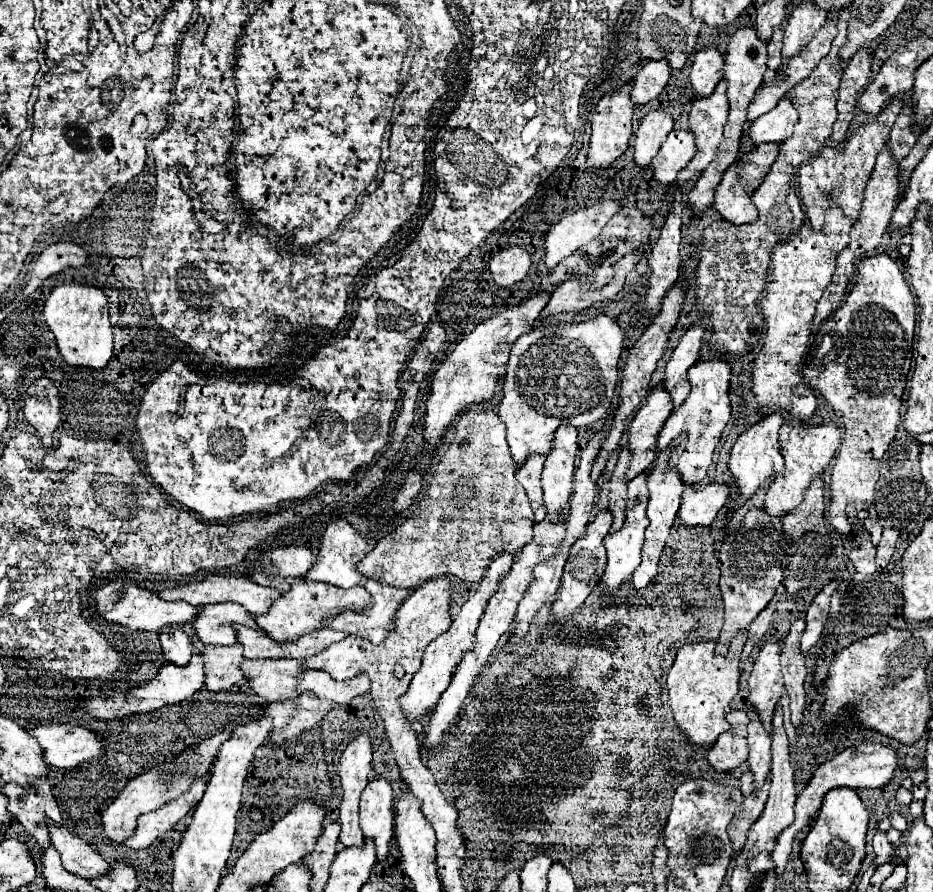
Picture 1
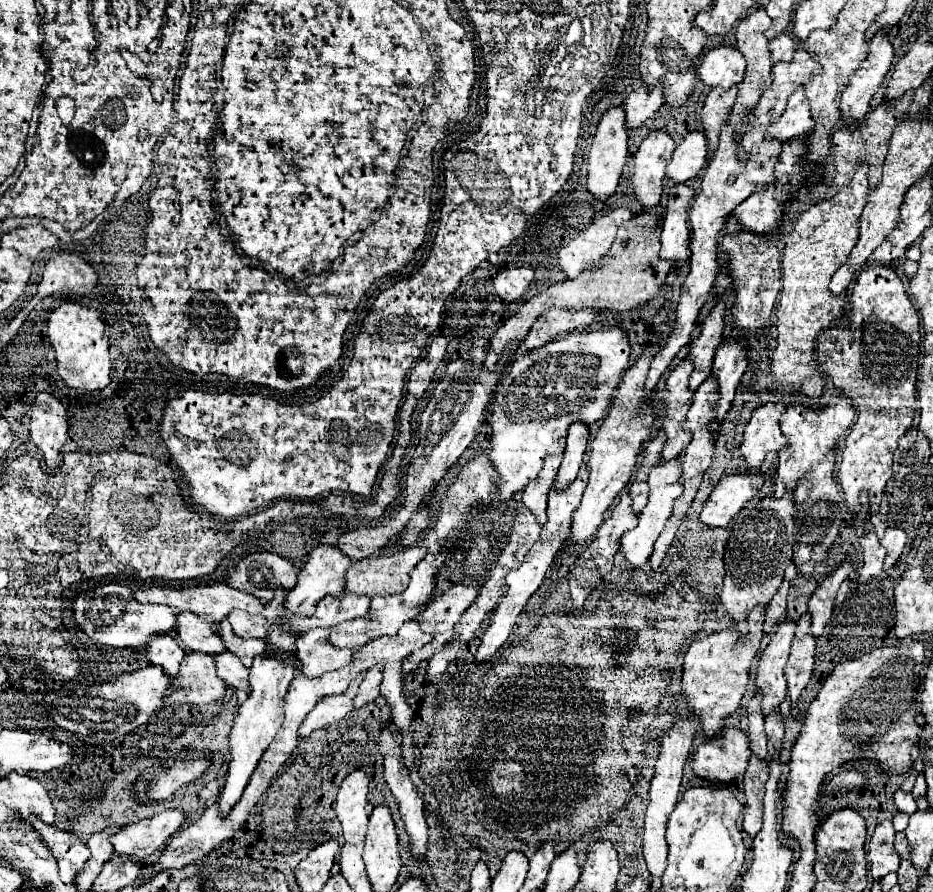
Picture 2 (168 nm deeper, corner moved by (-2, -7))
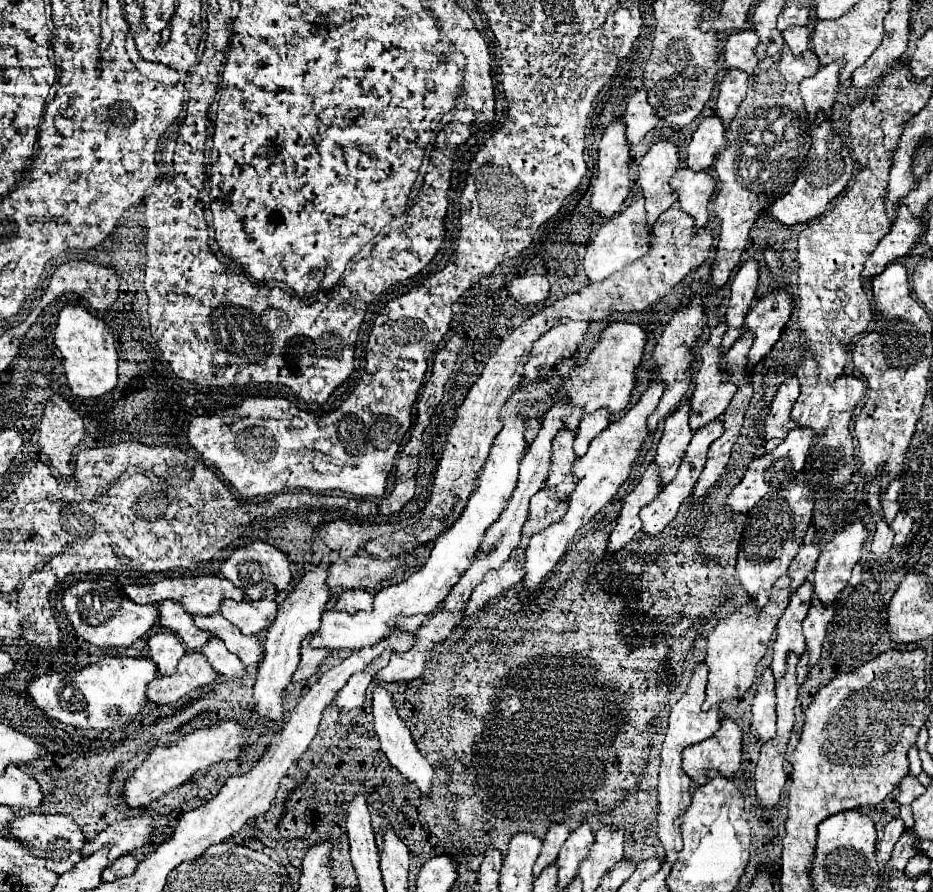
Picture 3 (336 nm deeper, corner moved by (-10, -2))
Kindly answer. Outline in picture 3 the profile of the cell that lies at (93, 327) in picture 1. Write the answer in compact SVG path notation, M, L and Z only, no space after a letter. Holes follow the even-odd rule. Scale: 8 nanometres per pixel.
M73 304L63 306L57 316L53 344L61 352L65 376L73 394L83 398L95 398L115 388L119 358L115 352L113 332L101 318L93 316L83 306L73 306Z

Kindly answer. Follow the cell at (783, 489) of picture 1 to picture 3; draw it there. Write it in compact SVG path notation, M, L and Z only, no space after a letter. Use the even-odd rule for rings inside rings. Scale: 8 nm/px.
M805 350L803 364L801 364L799 372L797 372L797 378L799 378L799 384L801 384L801 394L799 394L799 398L797 398L797 402L795 402L793 410L791 410L791 420L797 422L801 428L811 428L815 438L823 436L823 432L827 430L827 424L831 424L831 420L837 414L855 408L863 400L863 396L867 392L865 384L855 376L841 374L839 378L835 378L835 382L827 382L819 374L819 366L817 366L815 358L811 358L809 350Z

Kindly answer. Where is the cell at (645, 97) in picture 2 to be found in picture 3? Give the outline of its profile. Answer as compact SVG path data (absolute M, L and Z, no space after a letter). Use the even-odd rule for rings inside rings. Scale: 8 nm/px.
M639 90L631 96L627 110L623 114L625 126L627 126L627 140L629 144L637 144L643 140L643 136L657 126L659 118L655 114L655 108L647 100L647 92Z

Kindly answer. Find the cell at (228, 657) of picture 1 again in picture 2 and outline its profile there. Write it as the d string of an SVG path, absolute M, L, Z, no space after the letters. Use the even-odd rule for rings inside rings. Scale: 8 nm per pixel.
M189 653L183 663L179 675L175 675L175 683L171 683L167 691L167 699L163 699L163 707L175 705L209 705L217 701L225 693L225 683L215 673L213 655L207 653Z

